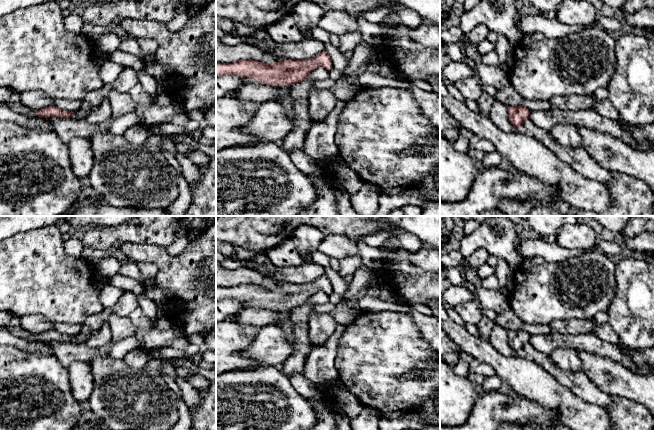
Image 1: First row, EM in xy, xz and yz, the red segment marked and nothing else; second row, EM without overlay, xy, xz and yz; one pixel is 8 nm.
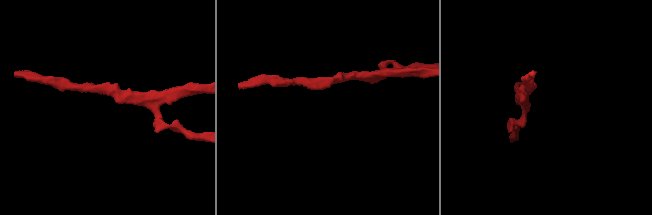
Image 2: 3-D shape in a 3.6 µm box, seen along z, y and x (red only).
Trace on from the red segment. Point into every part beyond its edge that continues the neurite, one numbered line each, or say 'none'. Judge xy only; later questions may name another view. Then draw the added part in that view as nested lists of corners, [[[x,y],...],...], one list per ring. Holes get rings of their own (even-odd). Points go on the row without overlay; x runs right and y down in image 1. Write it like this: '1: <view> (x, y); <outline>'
none

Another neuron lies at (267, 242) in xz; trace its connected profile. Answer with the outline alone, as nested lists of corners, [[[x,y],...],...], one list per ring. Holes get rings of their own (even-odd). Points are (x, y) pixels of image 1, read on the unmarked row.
[[[218,216],[216,239],[251,251],[267,251],[290,239],[296,227],[302,224],[319,224],[324,236],[336,233],[358,241],[364,236],[383,231],[379,223],[363,216]]]

